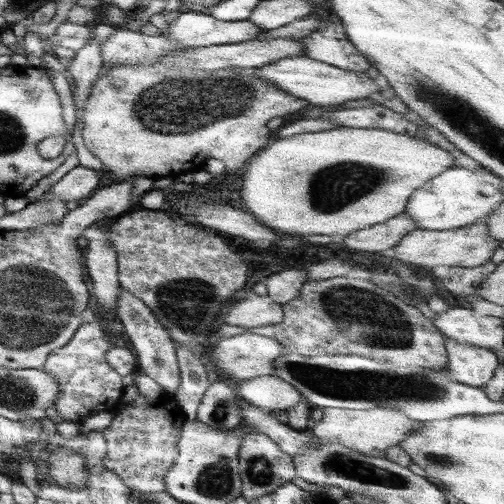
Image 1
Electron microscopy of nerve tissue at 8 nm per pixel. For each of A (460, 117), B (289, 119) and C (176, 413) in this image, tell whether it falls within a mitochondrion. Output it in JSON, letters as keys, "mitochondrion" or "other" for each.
{"A":"mitochondrion","B":"other","C":"other"}

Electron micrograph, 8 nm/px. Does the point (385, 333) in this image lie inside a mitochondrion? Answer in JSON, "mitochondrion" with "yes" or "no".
{"mitochondrion":"yes"}

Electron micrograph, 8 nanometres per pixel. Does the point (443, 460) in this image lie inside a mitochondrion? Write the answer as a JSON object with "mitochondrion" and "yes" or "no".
{"mitochondrion":"yes"}

